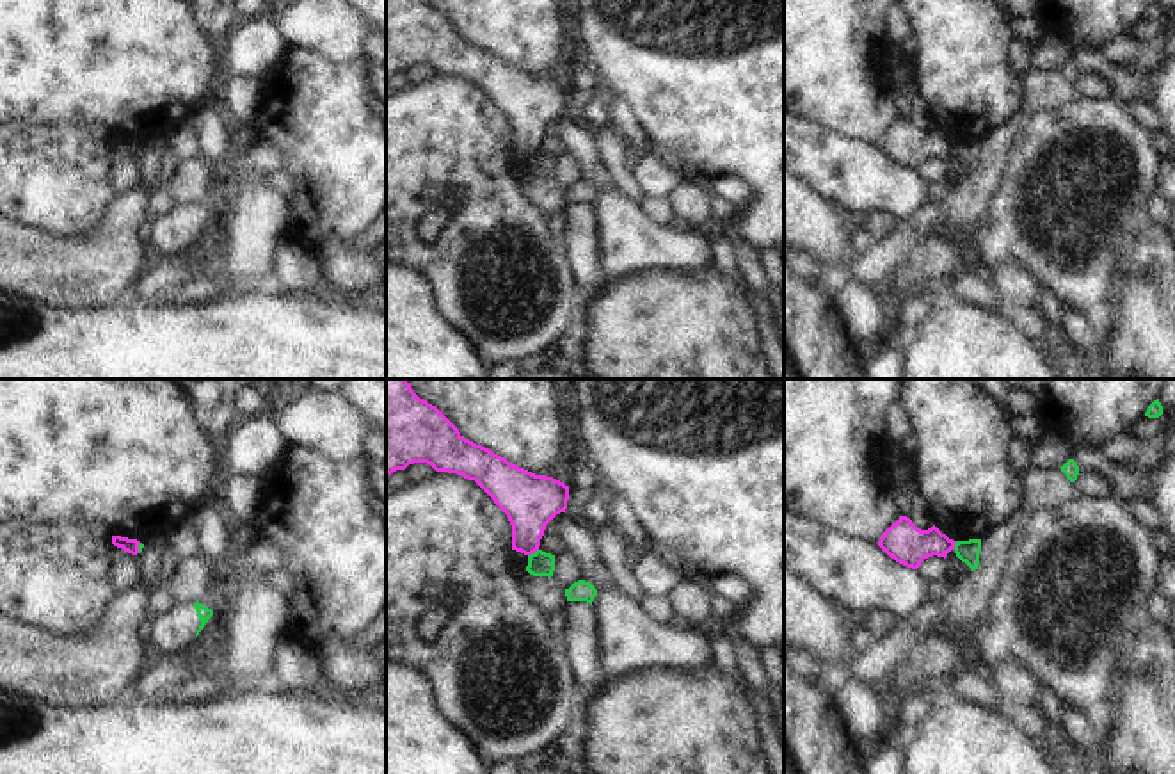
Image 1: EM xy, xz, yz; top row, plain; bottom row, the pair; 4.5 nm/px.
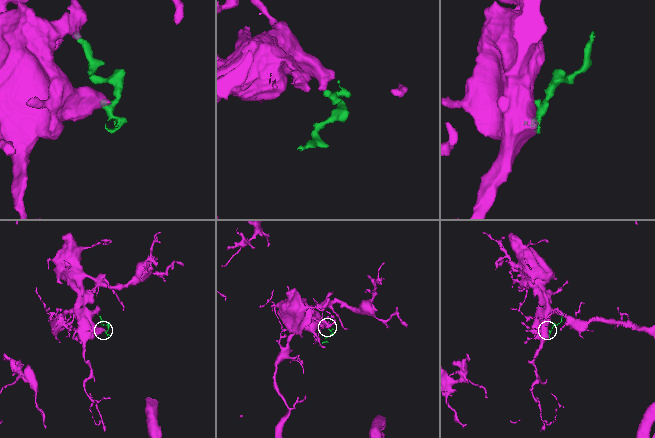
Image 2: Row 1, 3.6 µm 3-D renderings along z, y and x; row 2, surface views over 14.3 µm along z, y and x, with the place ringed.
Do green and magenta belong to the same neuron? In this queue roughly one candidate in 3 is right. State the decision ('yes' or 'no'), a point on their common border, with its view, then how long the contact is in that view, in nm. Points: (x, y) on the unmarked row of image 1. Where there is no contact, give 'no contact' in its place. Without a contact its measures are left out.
no | xz (532, 155) | 60 nm

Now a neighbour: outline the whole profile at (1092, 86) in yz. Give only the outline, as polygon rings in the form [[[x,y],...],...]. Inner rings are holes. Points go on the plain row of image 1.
[[[1079,71],[1074,85],[1084,100],[1106,101],[1115,98],[1111,82],[1099,73]]]

